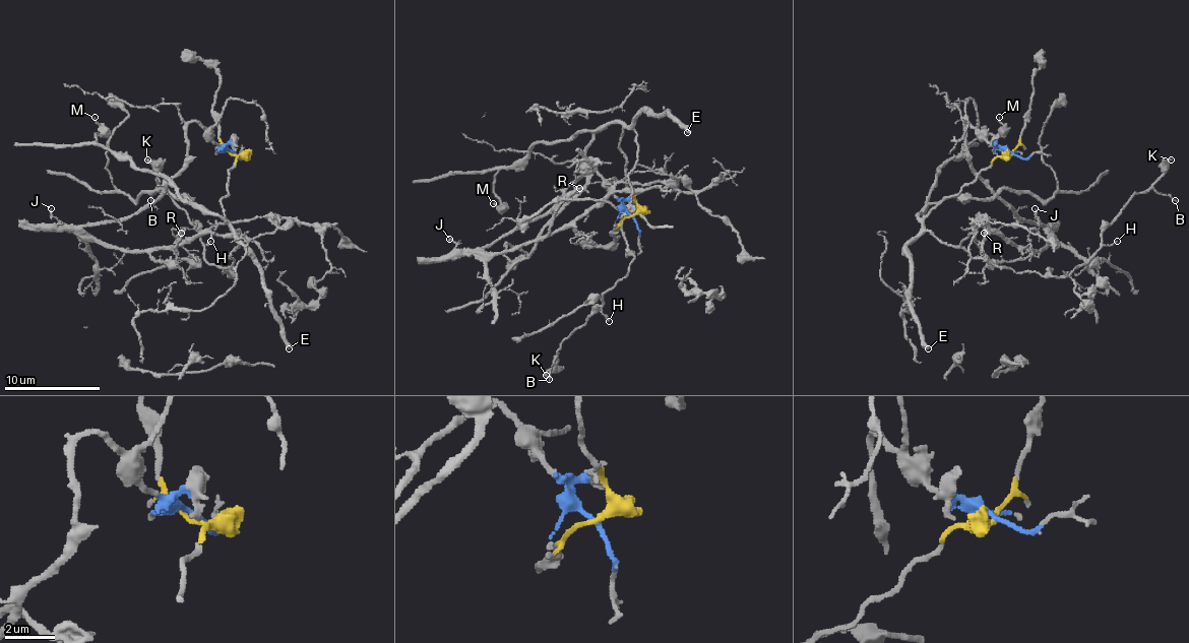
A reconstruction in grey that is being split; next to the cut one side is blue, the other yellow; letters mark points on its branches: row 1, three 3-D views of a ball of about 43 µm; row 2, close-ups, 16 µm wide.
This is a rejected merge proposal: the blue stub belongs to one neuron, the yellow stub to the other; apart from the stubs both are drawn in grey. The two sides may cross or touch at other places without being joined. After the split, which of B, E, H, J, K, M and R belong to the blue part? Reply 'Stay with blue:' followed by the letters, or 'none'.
Stay with blue: J, R

